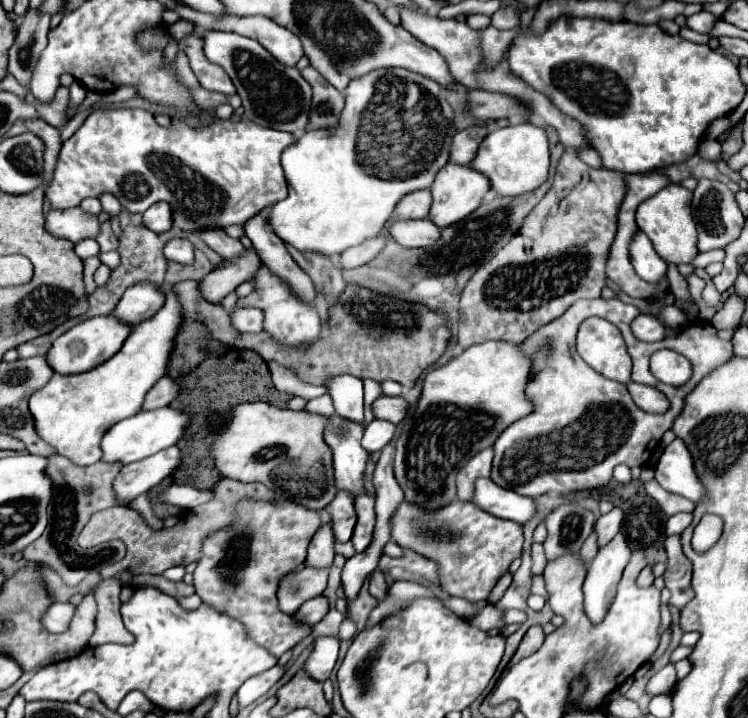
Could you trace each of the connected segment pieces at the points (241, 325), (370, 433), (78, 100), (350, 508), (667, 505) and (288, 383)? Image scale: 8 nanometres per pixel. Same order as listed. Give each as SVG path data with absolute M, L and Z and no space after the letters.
M252 306L238 308L238 310L232 312L234 328L238 328L240 332L260 332L262 320L264 320L264 314L258 308L252 308Z
M374 420L366 426L364 430L364 438L362 438L362 446L368 452L378 452L382 450L390 440L394 440L396 436L396 426L384 420Z
M74 82L70 86L70 104L68 104L68 112L66 116L72 116L76 112L76 108L82 104L82 100L86 98L86 88L80 82Z
M338 492L338 496L328 506L328 512L330 512L330 524L332 524L334 538L338 542L348 542L352 536L354 524L356 524L356 512L354 512L354 502L350 494Z
M656 480L648 482L644 488L646 488L646 494L660 506L660 510L666 516L672 516L672 514L678 514L678 512L692 512L694 510L694 504L688 498L666 492Z
M268 362L270 372L272 372L272 380L274 380L274 386L280 390L280 392L288 392L292 396L300 396L300 398L306 398L306 400L312 400L312 398L318 398L322 394L326 394L326 388L324 386L314 386L314 384L308 384L304 380L300 380L290 368L278 364L278 362Z

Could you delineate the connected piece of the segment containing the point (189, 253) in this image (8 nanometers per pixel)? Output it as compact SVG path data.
M172 238L168 240L168 244L164 246L164 254L168 260L172 262L180 262L180 264L190 264L194 260L194 246L190 240L186 238Z

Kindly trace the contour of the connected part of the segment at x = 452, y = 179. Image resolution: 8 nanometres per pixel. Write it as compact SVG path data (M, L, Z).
M446 164L436 174L436 180L432 184L434 202L432 202L432 208L430 208L430 220L434 220L440 228L446 228L446 226L454 224L454 222L466 218L468 214L472 214L480 206L482 198L488 194L490 188L492 188L490 180L482 172L478 172L478 170L470 168L470 166Z

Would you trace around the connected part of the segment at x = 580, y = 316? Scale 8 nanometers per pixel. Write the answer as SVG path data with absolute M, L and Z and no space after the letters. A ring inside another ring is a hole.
M578 300L570 310L566 310L566 314L562 314L562 318L550 322L548 326L544 326L542 330L538 330L536 334L532 334L528 340L522 342L522 348L526 354L532 356L534 360L534 370L526 388L526 396L534 402L534 412L528 414L526 418L520 418L518 422L514 422L512 426L508 426L500 438L494 444L494 466L492 466L492 480L498 486L506 486L522 496L530 496L530 498L538 498L546 492L554 492L554 494L572 494L572 492L580 492L580 490L594 490L594 488L602 488L610 482L612 478L612 470L618 464L626 464L630 468L634 466L646 466L656 444L660 444L662 434L666 430L672 428L676 416L682 412L684 408L684 398L690 390L696 388L696 384L706 378L706 374L710 374L714 368L726 364L732 358L732 342L730 340L720 340L716 336L714 326L710 326L708 322L700 324L692 324L688 326L688 330L682 330L680 336L676 338L664 338L658 342L642 342L636 340L630 334L630 322L638 316L638 308L624 304L620 300ZM590 316L600 316L608 322L612 322L622 336L626 336L626 344L628 344L628 354L632 356L634 368L632 368L632 382L640 382L640 384L648 384L658 388L660 392L666 394L666 398L670 400L670 408L666 414L648 414L644 410L640 410L634 402L632 396L628 392L628 386L622 382L614 382L604 378L602 374L594 372L576 352L576 334L578 334L578 326L582 324L584 318ZM656 350L674 350L674 352L684 352L684 356L692 362L694 374L692 378L684 384L684 386L666 386L662 382L658 382L652 372L650 372L650 356ZM524 440L524 448L522 450L512 450L512 446L516 442Z

